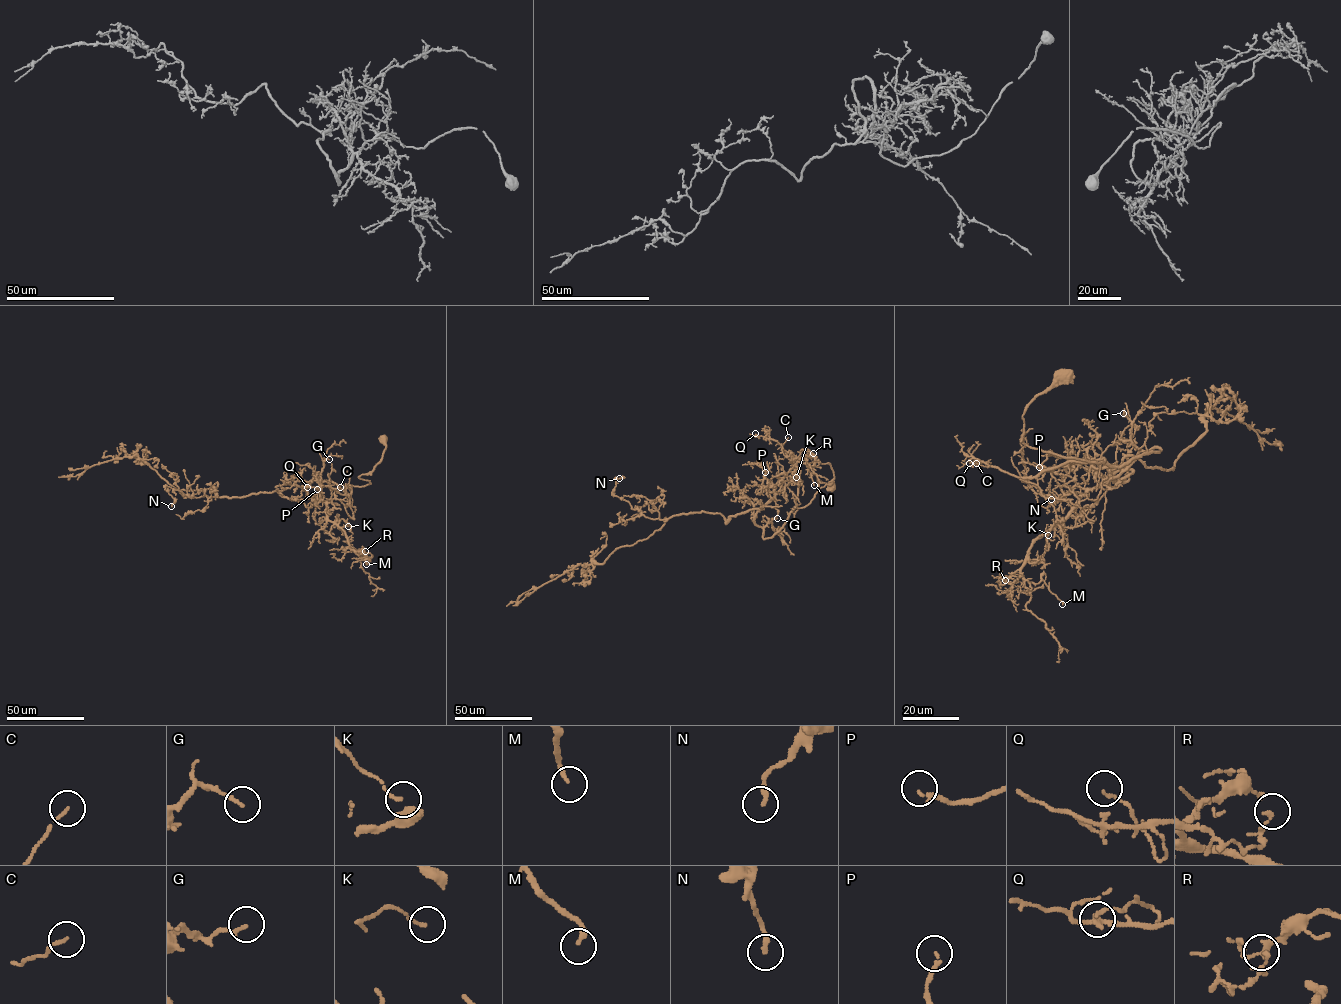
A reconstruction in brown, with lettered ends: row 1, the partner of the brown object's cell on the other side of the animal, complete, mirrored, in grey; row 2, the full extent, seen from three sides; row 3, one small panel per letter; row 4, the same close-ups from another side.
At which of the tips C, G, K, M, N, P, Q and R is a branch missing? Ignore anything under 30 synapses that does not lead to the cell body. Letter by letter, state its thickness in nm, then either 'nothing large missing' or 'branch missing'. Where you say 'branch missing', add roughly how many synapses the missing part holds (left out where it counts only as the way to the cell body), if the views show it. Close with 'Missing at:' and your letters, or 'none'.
C: 100 nm thick; nothing large missing
G: 130 nm thick; nothing large missing
K: 100 nm thick; nothing large missing
M: 190 nm thick; nothing large missing
N: 220 nm thick; nothing large missing
P: 160 nm thick; nothing large missing
Q: 120 nm thick; nothing large missing
R: 130 nm thick; nothing large missing
Missing at: none

